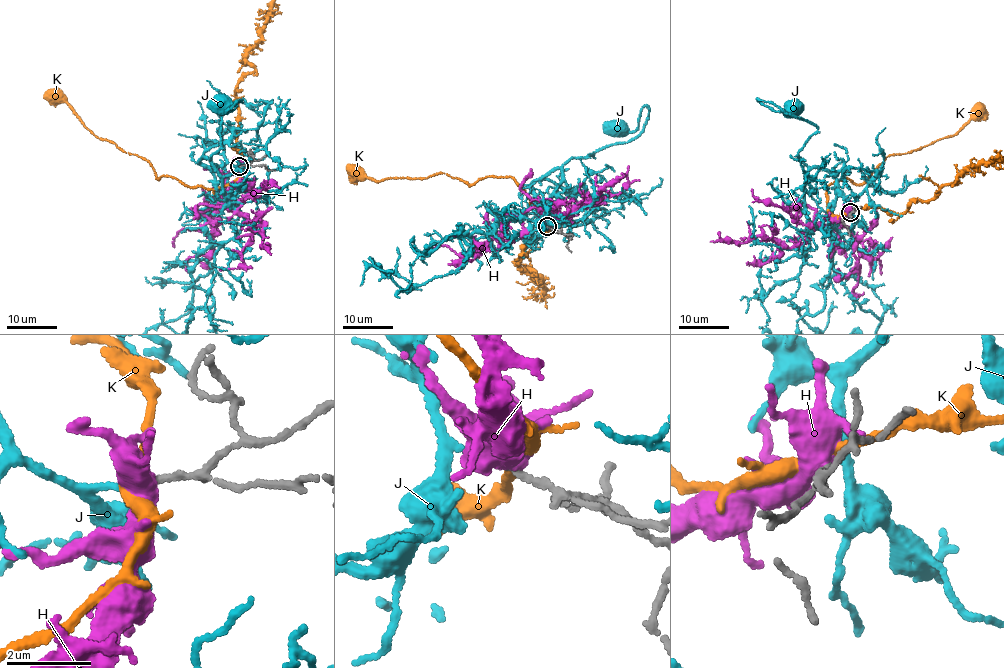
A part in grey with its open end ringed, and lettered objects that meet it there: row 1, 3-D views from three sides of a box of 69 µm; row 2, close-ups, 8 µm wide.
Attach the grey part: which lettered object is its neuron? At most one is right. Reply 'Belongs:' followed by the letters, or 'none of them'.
Belongs: J

